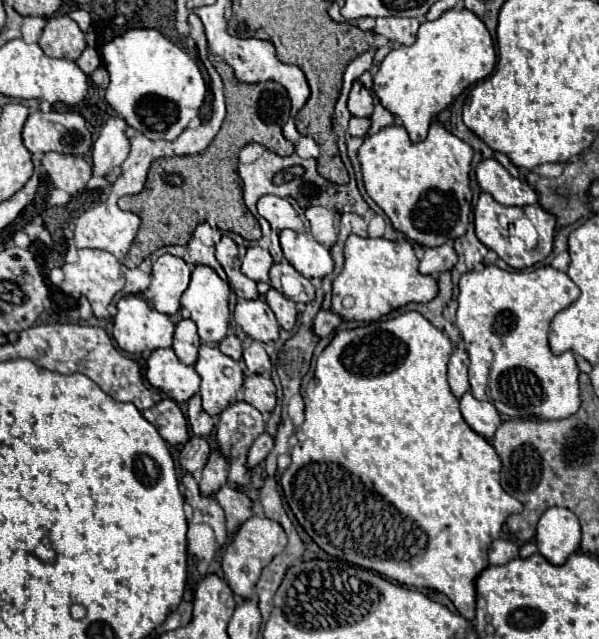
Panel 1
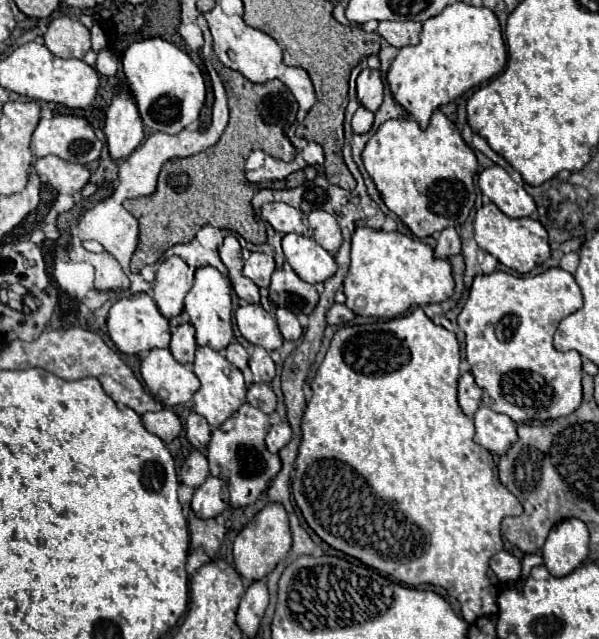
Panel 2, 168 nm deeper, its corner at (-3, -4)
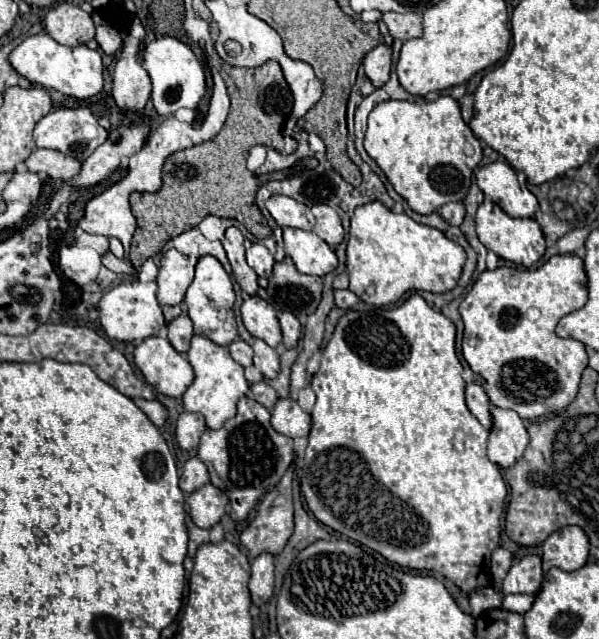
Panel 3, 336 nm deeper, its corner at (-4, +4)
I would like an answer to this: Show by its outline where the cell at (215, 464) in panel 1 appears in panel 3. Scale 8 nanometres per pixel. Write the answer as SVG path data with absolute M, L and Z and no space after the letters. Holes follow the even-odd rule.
M205 484L189 496L189 516L195 526L211 528L223 518L227 502L229 498L219 488L215 488L213 484Z

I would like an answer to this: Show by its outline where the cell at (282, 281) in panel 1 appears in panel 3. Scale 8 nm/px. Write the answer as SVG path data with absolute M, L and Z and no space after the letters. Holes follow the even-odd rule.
M287 256L273 266L267 286L267 302L279 310L289 310L295 316L313 314L321 300L321 282L317 276L305 276L297 272L293 260Z

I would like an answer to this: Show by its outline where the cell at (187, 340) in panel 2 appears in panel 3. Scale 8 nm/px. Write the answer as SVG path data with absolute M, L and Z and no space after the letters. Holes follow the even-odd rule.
M187 314L177 316L173 322L167 324L169 326L169 342L177 352L187 352L189 350L189 342L193 336L193 322Z

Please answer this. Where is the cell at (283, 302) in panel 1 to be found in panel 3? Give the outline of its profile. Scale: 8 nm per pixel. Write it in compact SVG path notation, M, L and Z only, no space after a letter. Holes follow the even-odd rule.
M281 312L279 322L281 322L281 330L283 330L285 348L295 348L297 342L299 342L299 336L301 336L299 320L291 312Z

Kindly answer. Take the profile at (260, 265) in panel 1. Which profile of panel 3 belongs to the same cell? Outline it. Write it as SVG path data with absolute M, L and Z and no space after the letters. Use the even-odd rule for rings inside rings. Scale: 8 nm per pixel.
M255 242L249 250L247 250L247 264L263 278L269 278L271 270L273 270L273 254L259 242Z

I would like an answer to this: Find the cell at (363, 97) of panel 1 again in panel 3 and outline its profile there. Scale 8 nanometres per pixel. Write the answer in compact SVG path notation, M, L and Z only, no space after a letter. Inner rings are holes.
M379 44L377 48L373 48L365 60L365 74L371 78L371 82L375 84L375 88L381 88L387 80L389 80L389 70L391 70L391 52L393 48L387 44Z

